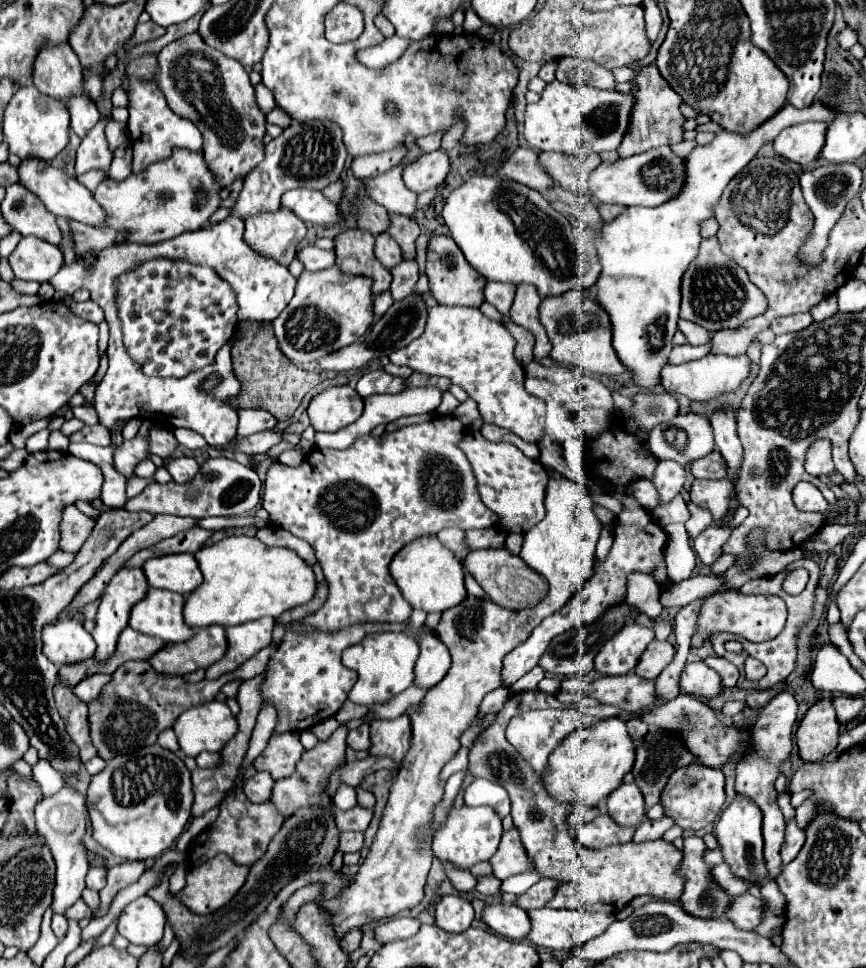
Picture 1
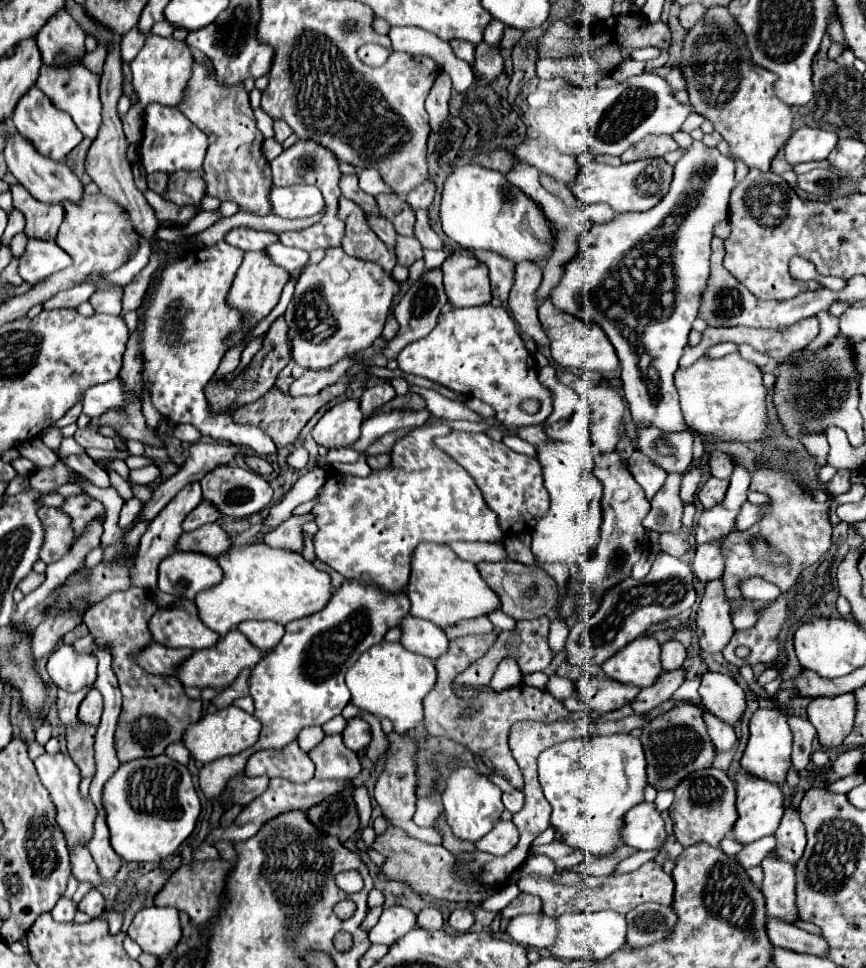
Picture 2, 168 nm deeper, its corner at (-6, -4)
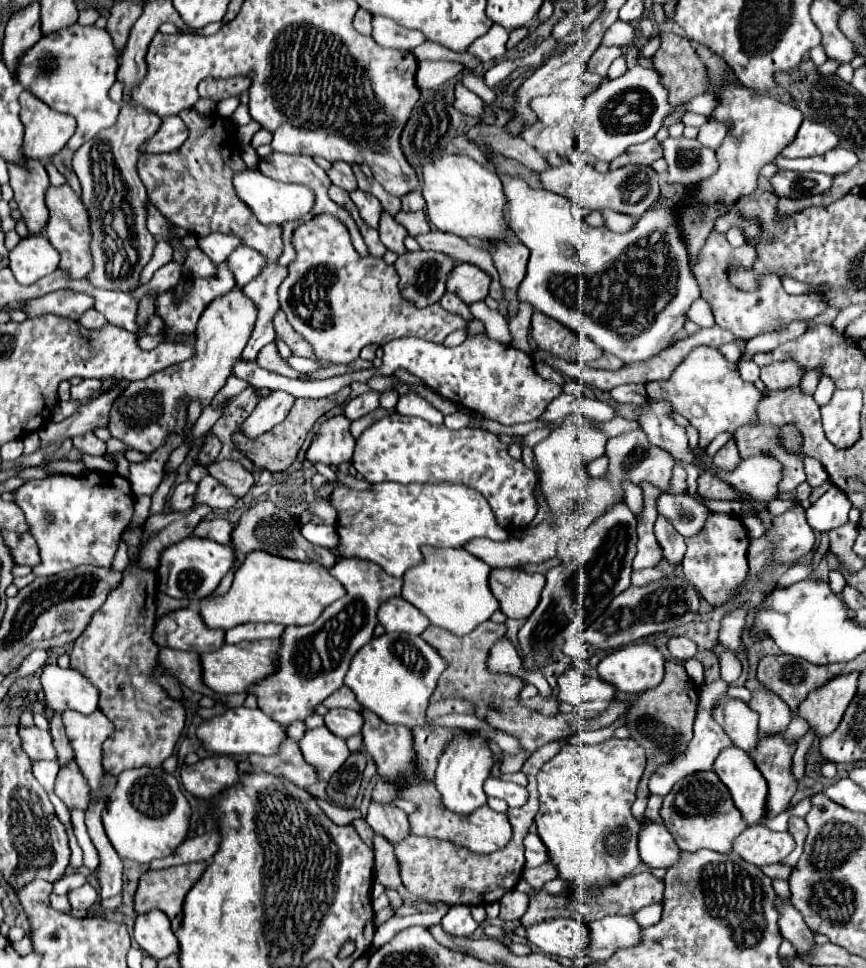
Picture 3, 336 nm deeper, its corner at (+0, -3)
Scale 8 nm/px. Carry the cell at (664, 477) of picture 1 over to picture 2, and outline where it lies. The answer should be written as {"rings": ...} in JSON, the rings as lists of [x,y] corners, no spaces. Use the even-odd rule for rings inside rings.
{"rings":[[[669,474],[661,492],[651,502],[651,512],[645,516],[643,526],[655,532],[679,532],[681,516],[683,516],[683,502],[679,498],[679,484],[681,474]]]}

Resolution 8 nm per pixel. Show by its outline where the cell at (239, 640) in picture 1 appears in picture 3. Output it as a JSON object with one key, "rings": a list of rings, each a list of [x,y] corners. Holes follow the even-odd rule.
{"rings":[[[243,623],[225,631],[227,643],[239,641],[261,641],[261,639],[277,639],[283,633],[283,625],[277,623]]]}

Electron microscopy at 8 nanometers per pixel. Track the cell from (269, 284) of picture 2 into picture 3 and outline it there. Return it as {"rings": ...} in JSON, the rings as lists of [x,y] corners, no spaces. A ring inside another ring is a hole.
{"rings":[[[239,285],[211,301],[197,325],[197,335],[193,343],[195,355],[179,365],[153,373],[143,381],[131,381],[111,409],[111,435],[127,443],[135,451],[151,453],[165,443],[169,431],[183,433],[187,409],[177,409],[177,403],[185,395],[189,399],[201,399],[203,405],[211,403],[211,399],[221,391],[221,387],[233,373],[233,365],[241,359],[241,351],[245,349],[251,337],[255,319],[257,307],[255,303],[251,303],[251,299],[247,299],[247,295],[243,295],[243,287]]]}

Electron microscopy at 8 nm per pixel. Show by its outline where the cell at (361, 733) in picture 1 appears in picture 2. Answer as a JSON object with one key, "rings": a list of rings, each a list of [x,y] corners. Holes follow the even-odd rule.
{"rings":[[[355,716],[347,720],[347,726],[341,732],[341,736],[347,748],[359,752],[361,748],[367,748],[371,742],[371,726],[361,716]]]}

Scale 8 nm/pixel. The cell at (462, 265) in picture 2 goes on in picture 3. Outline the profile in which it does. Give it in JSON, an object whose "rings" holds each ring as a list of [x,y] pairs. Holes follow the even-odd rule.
{"rings":[[[461,263],[457,265],[449,279],[447,279],[447,291],[455,293],[459,299],[463,299],[467,305],[475,301],[483,301],[489,291],[489,275],[485,271],[479,271],[479,267]]]}

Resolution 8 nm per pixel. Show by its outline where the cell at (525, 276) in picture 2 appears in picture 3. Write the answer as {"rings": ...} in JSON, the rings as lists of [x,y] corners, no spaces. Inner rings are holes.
{"rings":[[[523,243],[495,247],[493,261],[505,291],[517,293],[521,279],[525,279],[527,275],[527,259],[529,259],[529,249]]]}

